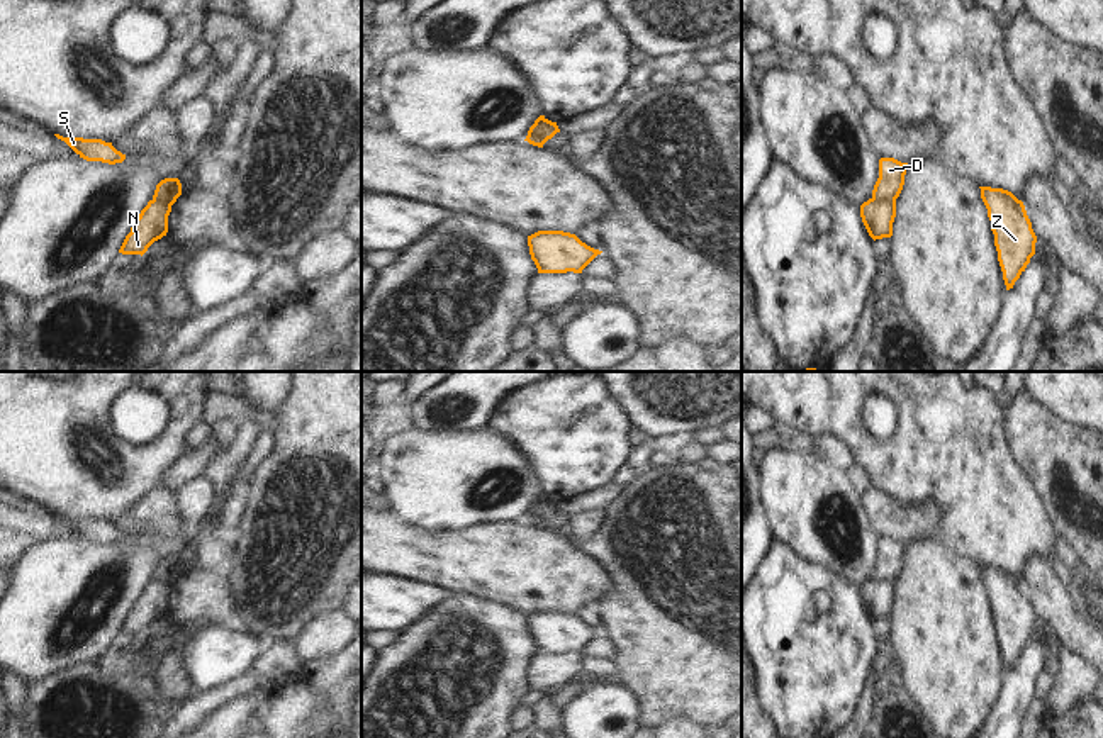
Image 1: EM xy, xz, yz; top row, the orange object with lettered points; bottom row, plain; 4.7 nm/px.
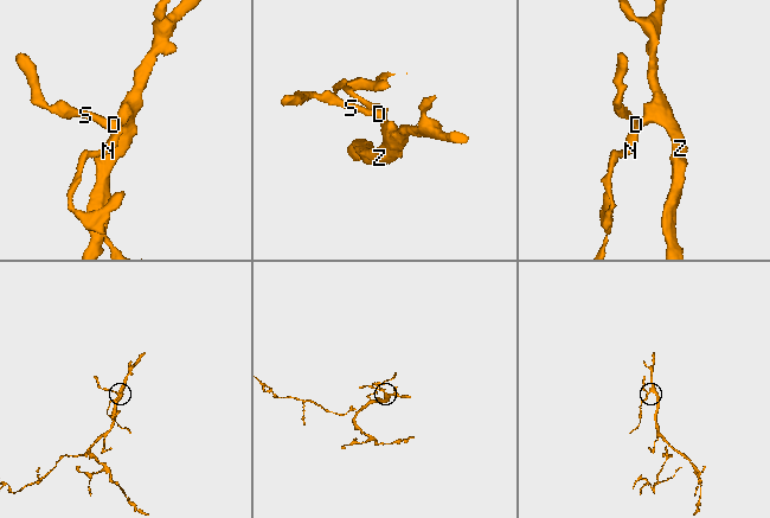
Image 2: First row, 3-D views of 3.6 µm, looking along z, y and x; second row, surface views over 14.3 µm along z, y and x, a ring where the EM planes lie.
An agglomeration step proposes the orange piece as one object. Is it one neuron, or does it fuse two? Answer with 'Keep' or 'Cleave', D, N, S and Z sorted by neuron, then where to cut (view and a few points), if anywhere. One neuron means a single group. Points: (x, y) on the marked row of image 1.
Cleave. Groups: D S Z / N. Split along yz (873, 197), (883, 202), (895, 202)

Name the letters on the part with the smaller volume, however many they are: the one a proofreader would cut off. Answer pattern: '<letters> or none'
N

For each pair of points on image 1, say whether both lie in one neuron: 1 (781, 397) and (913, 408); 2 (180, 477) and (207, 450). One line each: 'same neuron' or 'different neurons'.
1: same neuron
2: same neuron

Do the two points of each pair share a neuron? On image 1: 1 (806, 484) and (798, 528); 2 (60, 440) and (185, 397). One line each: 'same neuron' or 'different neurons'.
1: same neuron
2: same neuron

